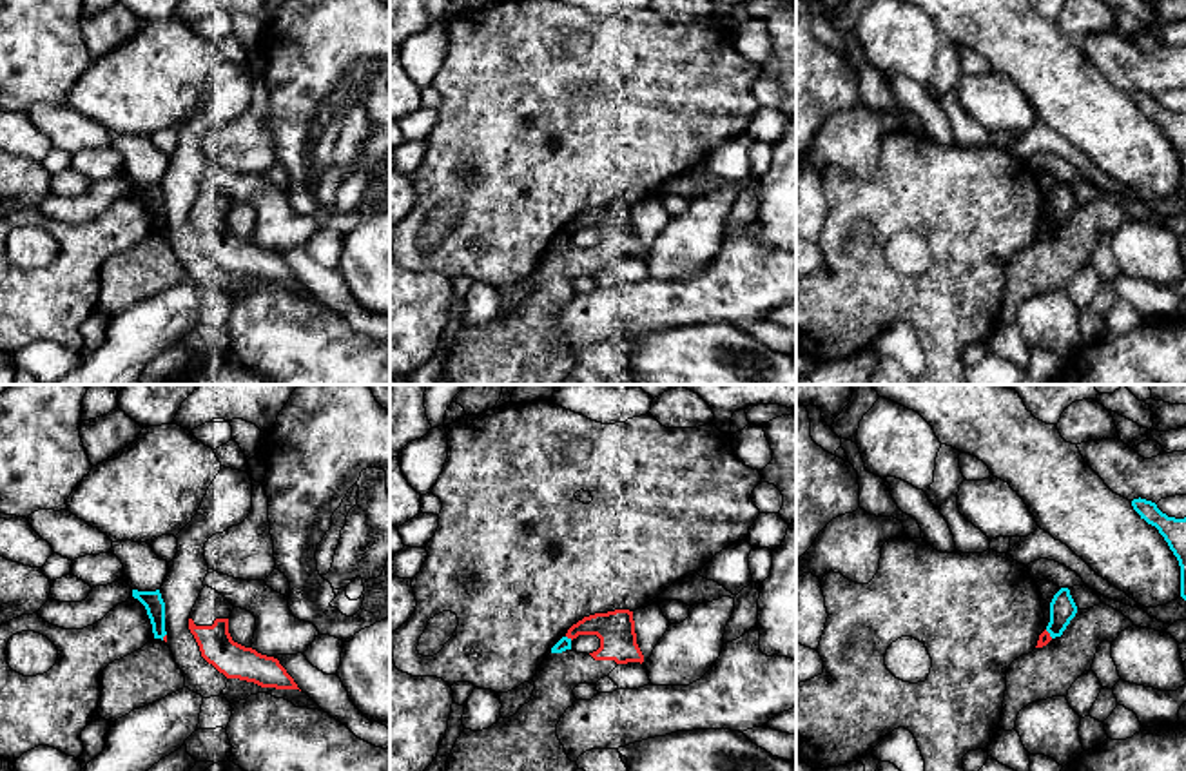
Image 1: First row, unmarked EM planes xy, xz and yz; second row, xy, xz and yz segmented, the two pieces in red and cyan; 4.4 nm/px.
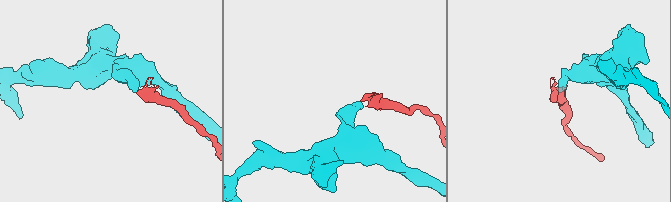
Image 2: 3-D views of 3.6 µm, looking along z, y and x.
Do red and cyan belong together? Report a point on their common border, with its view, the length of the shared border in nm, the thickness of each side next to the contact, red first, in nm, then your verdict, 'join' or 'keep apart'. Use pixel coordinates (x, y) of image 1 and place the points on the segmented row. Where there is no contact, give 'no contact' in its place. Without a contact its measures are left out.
meets red in xz at (570, 637); contact 40 nm long; 160 nm thick on the red side, 60 nm on the other; keep apart

